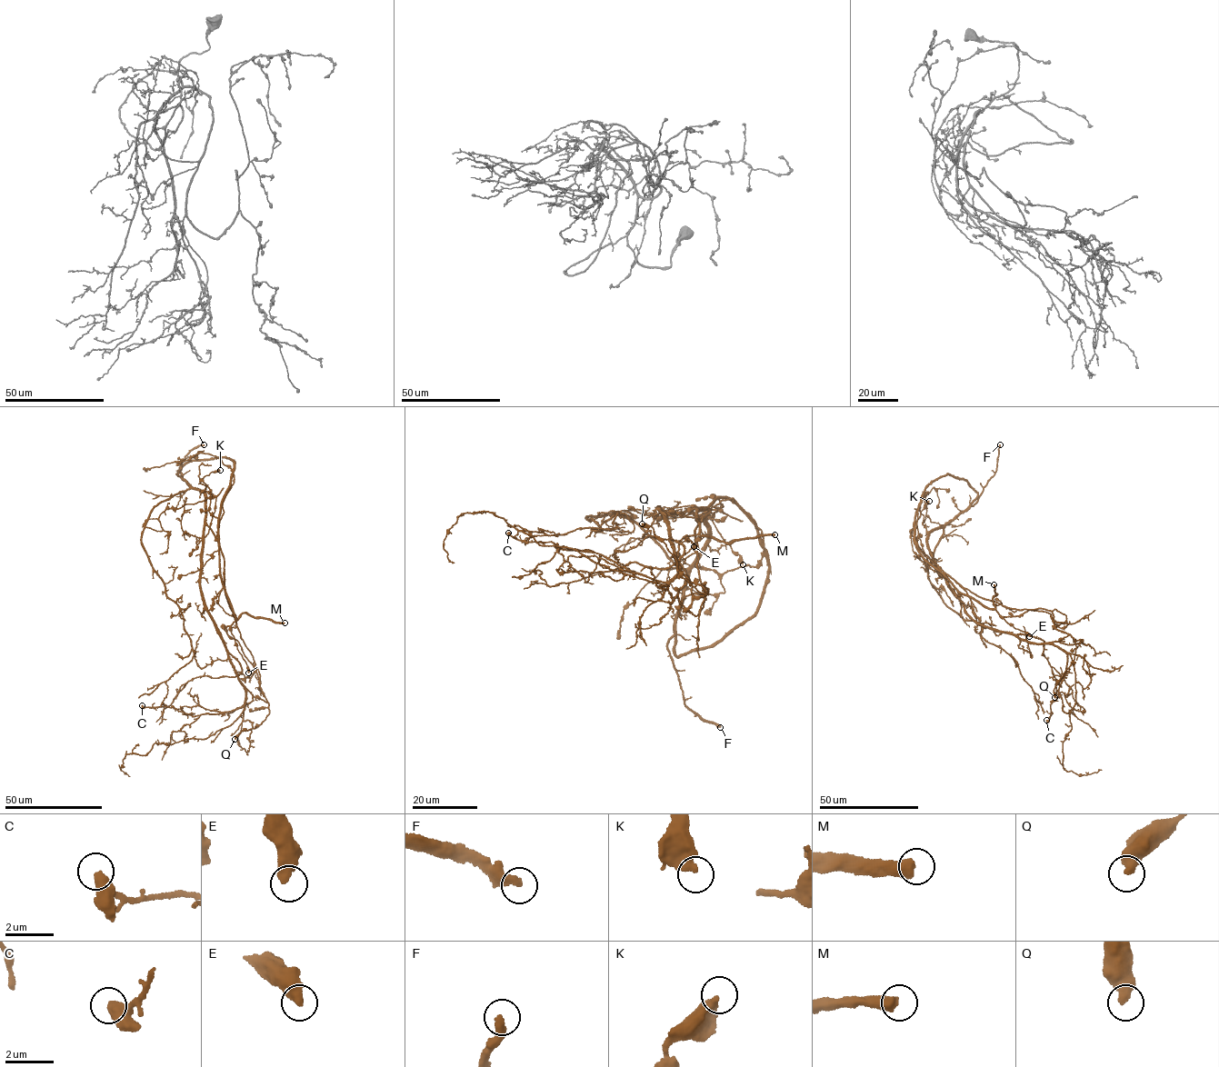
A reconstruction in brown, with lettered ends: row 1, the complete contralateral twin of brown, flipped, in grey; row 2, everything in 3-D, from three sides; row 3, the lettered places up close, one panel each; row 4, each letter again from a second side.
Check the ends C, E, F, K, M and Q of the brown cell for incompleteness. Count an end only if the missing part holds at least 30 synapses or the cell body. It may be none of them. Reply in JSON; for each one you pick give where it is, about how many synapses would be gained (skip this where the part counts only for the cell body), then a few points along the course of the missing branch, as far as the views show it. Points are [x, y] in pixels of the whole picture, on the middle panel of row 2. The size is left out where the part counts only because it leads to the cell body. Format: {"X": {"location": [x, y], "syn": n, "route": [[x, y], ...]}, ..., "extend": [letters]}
{"F": {"location": [720, 727], "route": [[720, 727], [725, 733], [724, 739], [705, 765]]}, "M": {"location": [774, 534], "syn": 650}, "extend": ["F", "M"]}

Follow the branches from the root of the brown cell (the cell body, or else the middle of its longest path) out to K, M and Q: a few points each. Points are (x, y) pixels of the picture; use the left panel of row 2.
K: (202, 552), (204, 526), (207, 525), (216, 537), (219, 521), (209, 511), (211, 490), (202, 478), (220, 470)
M: (202, 552), (200, 568), (218, 551), (223, 588), (236, 620), (244, 613), (254, 617), (284, 623)
Q: (202, 552), (203, 603), (244, 688), (268, 703), (265, 720), (255, 728), (241, 731), (234, 739)

